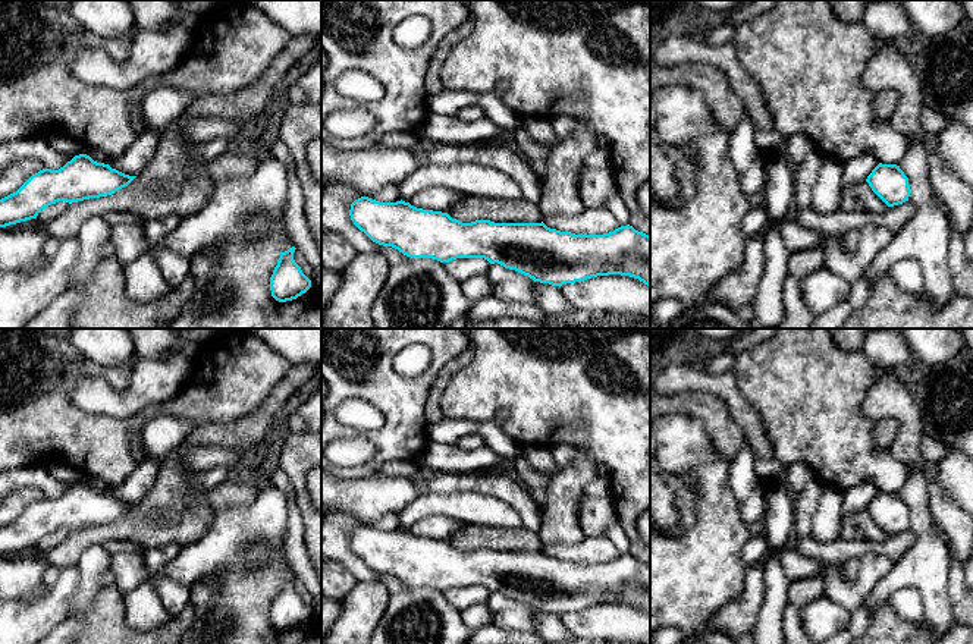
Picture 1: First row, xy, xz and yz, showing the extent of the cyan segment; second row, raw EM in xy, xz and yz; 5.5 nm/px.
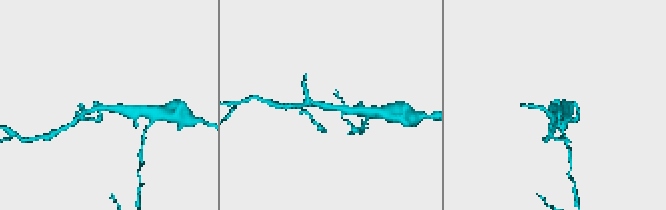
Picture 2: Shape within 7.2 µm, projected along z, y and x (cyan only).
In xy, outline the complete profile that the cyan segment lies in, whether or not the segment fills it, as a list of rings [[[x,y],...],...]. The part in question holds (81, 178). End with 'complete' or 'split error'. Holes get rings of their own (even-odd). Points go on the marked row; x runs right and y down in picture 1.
[[[87,154],[75,155],[59,170],[43,169],[32,175],[16,192],[0,200],[0,227],[37,219],[45,207],[59,201],[78,202],[114,194],[128,186],[136,176],[125,175],[109,164],[97,163]]] | complete

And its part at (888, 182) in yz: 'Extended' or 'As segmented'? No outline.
As segmented

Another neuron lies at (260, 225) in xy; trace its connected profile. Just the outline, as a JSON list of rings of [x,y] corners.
[[[255,211],[245,223],[245,233],[249,241],[269,239],[279,229],[279,222],[273,220],[267,211]]]

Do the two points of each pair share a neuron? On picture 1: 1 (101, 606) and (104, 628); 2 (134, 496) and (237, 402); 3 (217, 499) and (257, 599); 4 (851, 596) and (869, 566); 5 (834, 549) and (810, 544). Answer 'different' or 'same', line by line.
1: same
2: different
3: different
4: same
5: same

